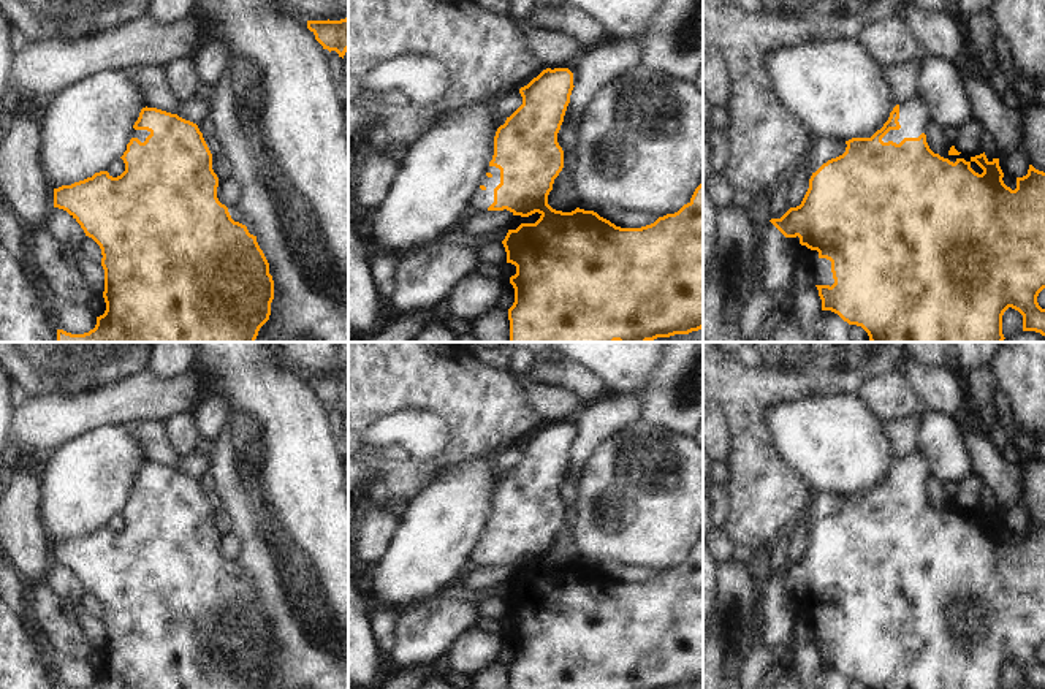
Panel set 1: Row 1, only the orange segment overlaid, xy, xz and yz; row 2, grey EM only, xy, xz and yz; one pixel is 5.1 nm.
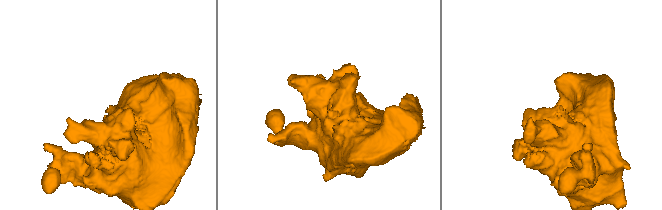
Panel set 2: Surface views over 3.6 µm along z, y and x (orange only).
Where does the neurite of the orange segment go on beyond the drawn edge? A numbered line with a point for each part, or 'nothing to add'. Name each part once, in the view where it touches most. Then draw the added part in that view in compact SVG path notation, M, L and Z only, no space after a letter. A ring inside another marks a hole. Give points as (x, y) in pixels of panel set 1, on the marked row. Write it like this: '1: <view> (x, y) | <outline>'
1: yz (914, 116) | M912 97L899 103L899 119L901 128L890 130L882 141L893 141L899 144L904 138L918 138L926 131L928 124L931 122L931 114L923 100Z

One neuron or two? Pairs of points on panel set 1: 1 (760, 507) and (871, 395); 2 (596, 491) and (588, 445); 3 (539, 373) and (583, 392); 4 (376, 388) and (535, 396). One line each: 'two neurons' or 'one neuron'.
1: two neurons
2: two neurons
3: one neuron
4: two neurons

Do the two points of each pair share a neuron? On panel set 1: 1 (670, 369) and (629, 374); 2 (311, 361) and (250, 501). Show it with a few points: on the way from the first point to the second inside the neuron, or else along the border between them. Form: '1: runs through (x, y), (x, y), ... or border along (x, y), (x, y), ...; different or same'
1: border along (659, 358), (649, 379), (632, 395); different
2: border along (273, 358), (277, 366), (296, 374); different

